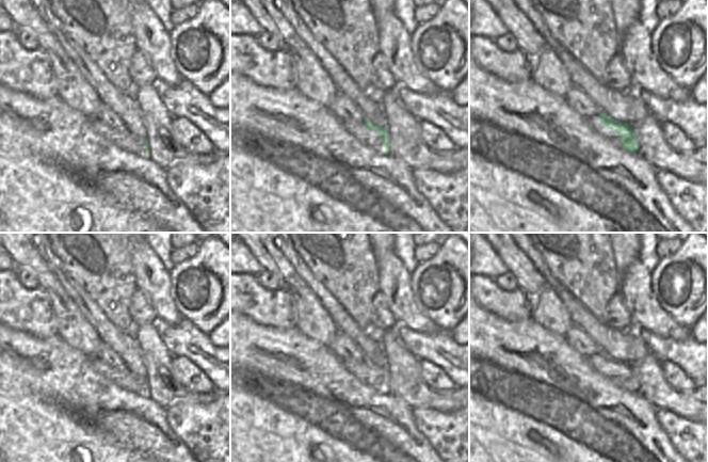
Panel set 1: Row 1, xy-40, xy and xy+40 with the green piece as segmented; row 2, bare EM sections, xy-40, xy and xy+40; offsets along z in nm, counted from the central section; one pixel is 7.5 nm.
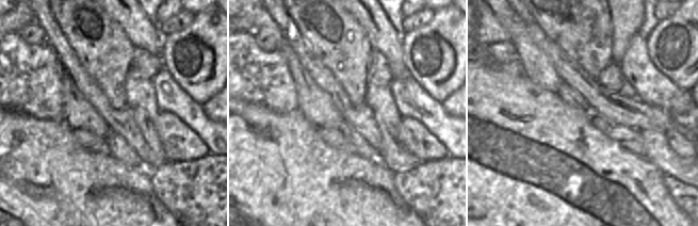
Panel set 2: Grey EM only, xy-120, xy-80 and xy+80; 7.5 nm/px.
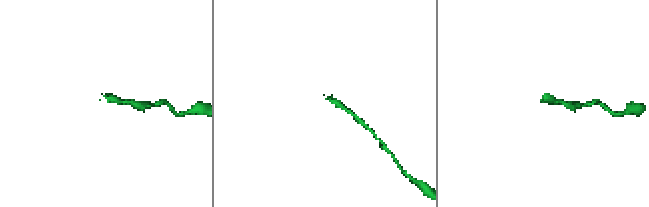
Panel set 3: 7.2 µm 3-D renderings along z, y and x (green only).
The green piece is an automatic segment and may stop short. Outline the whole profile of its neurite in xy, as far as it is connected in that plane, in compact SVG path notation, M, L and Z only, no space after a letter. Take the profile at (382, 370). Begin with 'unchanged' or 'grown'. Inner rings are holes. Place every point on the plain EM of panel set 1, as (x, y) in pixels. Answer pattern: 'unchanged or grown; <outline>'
unchanged; M367 357L365 359L364 363L369 367L369 368L375 368L381 377L383 378L383 384L385 386L385 394L389 394L389 373L386 369L385 366L377 366Z

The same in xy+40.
unchanged; M605 352L599 353L598 356L608 368L614 368L622 378L624 389L629 392L639 392L639 380L632 369L632 364L618 362Z

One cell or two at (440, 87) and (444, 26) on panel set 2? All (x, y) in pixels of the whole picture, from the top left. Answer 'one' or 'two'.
one

